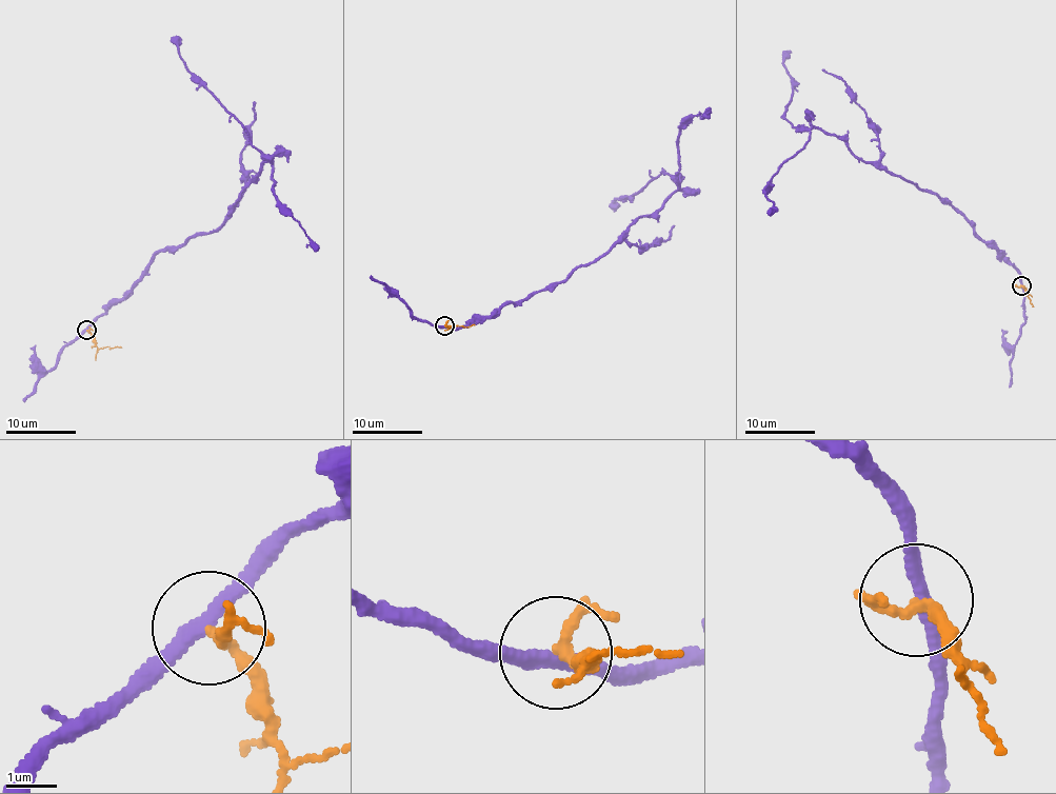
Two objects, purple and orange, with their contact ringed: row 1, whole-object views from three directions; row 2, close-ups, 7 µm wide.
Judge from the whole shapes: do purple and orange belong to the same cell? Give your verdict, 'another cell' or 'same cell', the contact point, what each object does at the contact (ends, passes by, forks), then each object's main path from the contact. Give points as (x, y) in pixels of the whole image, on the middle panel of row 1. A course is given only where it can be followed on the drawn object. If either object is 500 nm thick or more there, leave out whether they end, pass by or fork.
another cell; at (444, 325); purple passes by; orange passes by; purple runs (445, 325), (485, 319), (596, 262), (677, 180), (662, 172), (615, 199), (614, 212); orange runs (445, 325), (475, 323)

